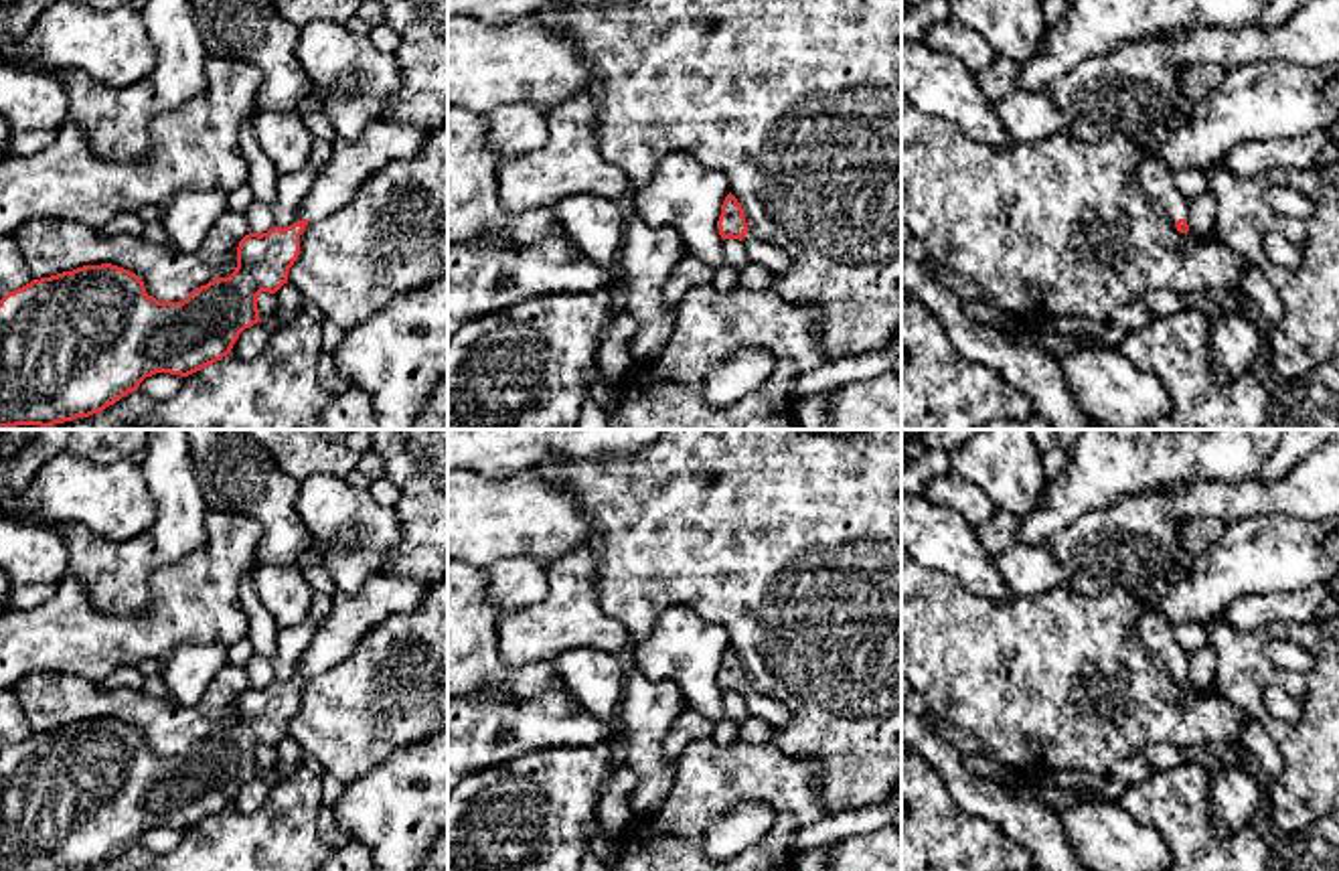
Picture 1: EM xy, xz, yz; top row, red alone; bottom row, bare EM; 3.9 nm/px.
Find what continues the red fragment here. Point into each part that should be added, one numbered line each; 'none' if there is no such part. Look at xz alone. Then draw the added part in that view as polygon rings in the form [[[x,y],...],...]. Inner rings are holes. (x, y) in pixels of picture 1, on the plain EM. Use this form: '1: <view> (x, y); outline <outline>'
1: xz (776, 714); outline [[[752,683],[743,689],[741,695],[743,695],[752,715],[768,721],[772,727],[780,727],[780,725],[792,723],[790,709],[784,703],[780,703],[780,701],[768,697],[768,695],[758,693],[752,687]]]

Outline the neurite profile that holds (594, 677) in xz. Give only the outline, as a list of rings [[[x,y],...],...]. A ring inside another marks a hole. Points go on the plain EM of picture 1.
[[[583,646],[561,652],[549,664],[585,711],[598,717],[616,715],[628,656]]]

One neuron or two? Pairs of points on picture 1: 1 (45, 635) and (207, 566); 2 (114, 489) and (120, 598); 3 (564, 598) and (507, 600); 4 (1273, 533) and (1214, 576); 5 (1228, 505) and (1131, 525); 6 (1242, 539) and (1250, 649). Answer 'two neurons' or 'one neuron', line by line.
1: one neuron
2: two neurons
3: two neurons
4: one neuron
5: one neuron
6: two neurons

